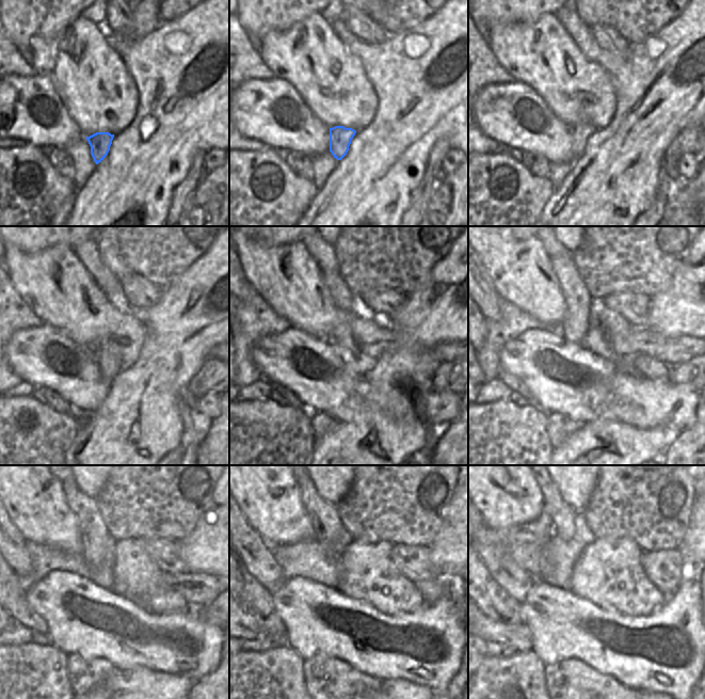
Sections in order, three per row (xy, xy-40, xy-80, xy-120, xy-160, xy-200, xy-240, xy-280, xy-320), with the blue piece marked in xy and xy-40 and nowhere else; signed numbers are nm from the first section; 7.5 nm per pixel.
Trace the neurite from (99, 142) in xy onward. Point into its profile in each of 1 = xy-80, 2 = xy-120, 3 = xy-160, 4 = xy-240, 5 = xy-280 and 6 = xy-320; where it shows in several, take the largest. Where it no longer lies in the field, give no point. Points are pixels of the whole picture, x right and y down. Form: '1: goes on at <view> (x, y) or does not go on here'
1: goes on at xy-80 (580, 132)
2: goes on at xy-120 (107, 352)
3: goes on at xy-160 (341, 335)
4: goes on at xy-240 (97, 542)
5: goes on at xy-280 (327, 528)
6: goes on at xy-320 (563, 517)

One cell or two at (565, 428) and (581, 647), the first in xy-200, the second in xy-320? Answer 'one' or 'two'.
two

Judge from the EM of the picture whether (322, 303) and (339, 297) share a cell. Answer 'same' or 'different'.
different

